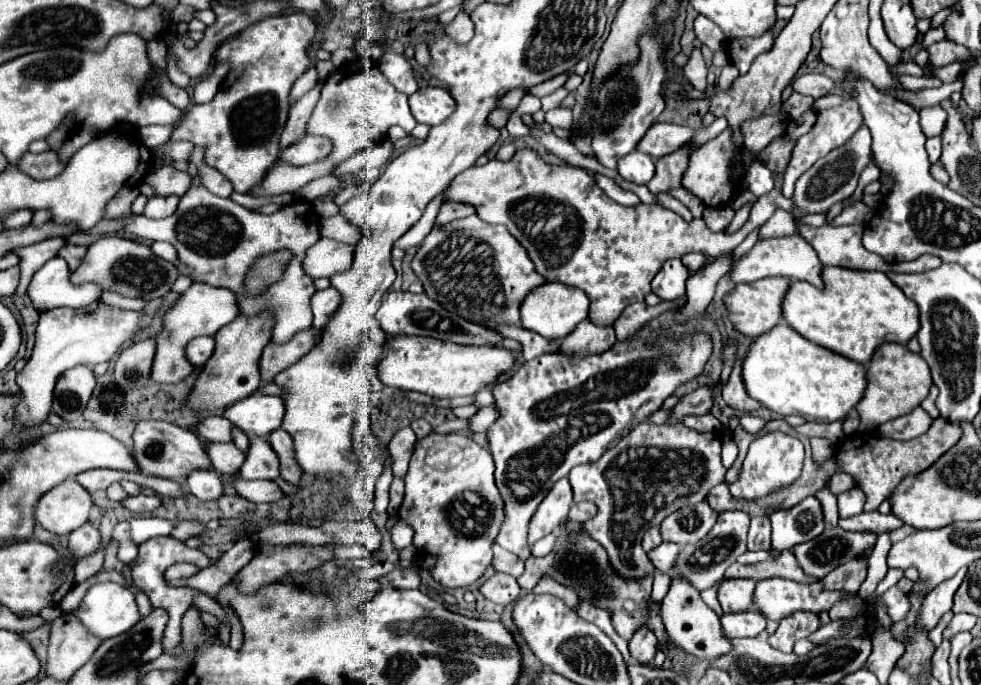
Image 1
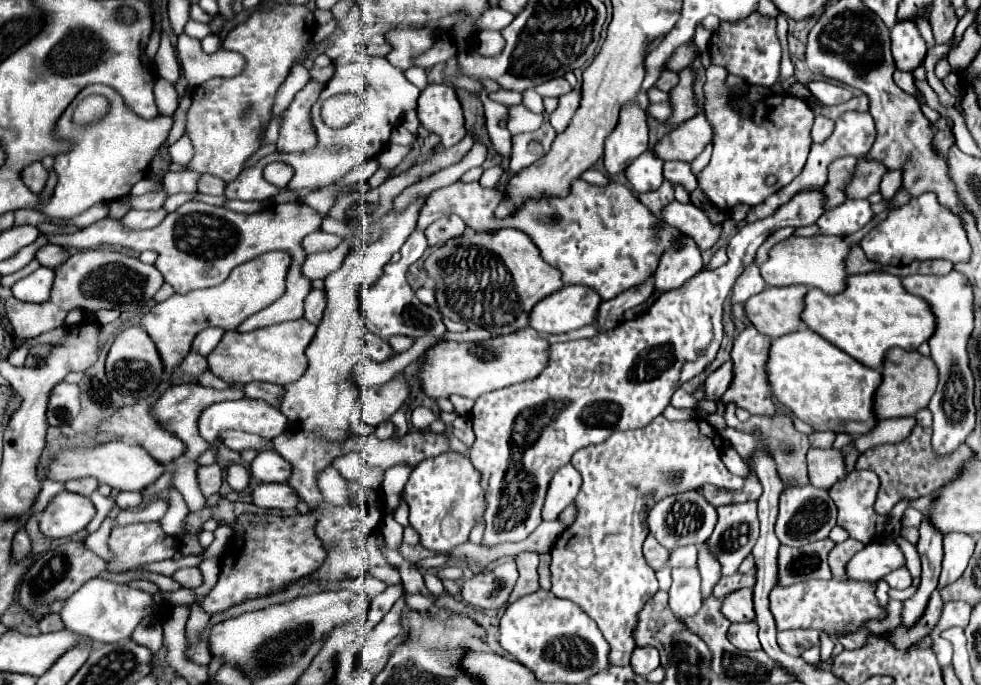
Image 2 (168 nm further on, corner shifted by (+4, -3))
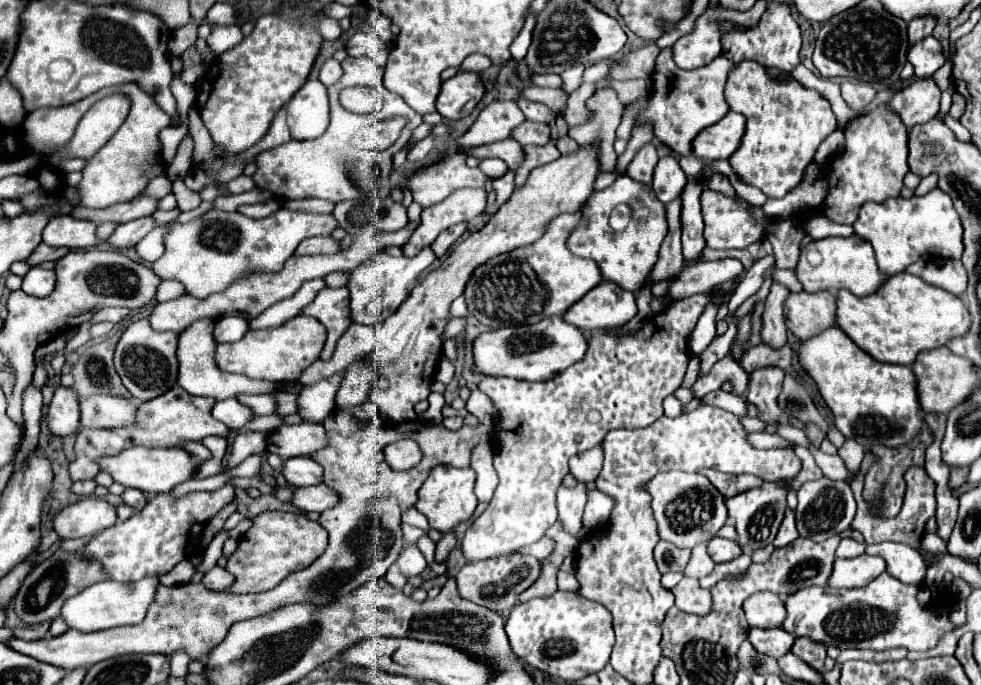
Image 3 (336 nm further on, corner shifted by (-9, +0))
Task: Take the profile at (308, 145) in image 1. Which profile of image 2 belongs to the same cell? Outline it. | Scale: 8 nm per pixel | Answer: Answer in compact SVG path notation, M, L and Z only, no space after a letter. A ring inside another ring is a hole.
M309 82L301 92L297 92L289 108L281 114L277 138L279 152L305 152L317 144L315 128L311 124L311 106L319 98L321 90L321 84Z

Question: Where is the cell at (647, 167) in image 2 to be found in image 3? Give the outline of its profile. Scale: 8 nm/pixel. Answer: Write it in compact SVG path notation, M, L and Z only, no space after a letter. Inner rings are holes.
M672 155L660 157L660 161L654 167L654 179L652 179L652 189L656 197L662 203L668 203L676 197L682 195L682 189L686 187L686 175L680 169L678 161Z

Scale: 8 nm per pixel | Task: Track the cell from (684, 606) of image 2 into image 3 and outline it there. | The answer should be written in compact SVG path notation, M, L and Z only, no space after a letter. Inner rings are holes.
M702 543L702 545L698 545L698 547L694 547L694 551L692 551L692 557L690 557L690 561L688 561L688 565L686 565L686 569L684 569L684 575L686 577L706 577L706 575L710 575L710 571L714 569L714 561L710 559L710 555L706 553L706 543Z

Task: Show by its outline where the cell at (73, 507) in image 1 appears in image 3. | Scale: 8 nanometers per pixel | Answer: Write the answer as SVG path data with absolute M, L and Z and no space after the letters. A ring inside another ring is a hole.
M84 497L64 507L56 519L54 529L62 539L90 537L116 523L116 507L100 497Z

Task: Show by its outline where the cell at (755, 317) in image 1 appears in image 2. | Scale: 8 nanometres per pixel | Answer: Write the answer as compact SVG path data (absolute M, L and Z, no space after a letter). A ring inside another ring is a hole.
M787 286L787 288L765 288L763 292L759 292L757 296L751 296L745 302L745 310L747 316L751 320L751 324L757 326L757 330L769 338L781 338L789 332L797 332L801 326L801 312L805 308L805 294L807 294L807 286Z

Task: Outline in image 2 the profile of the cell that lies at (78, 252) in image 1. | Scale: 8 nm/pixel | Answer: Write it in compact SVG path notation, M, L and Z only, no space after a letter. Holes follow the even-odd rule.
M47 244L47 246L41 246L41 248L35 252L35 258L39 260L41 266L55 268L57 264L63 264L63 260L67 260L67 252L65 252L61 246Z

